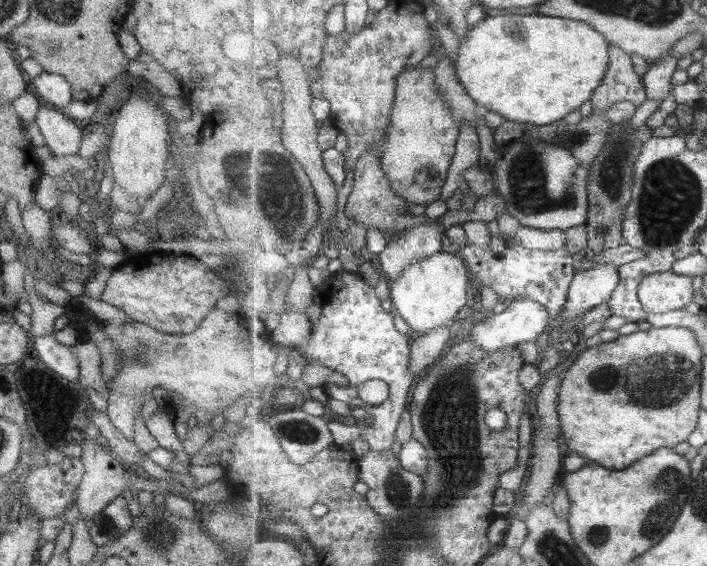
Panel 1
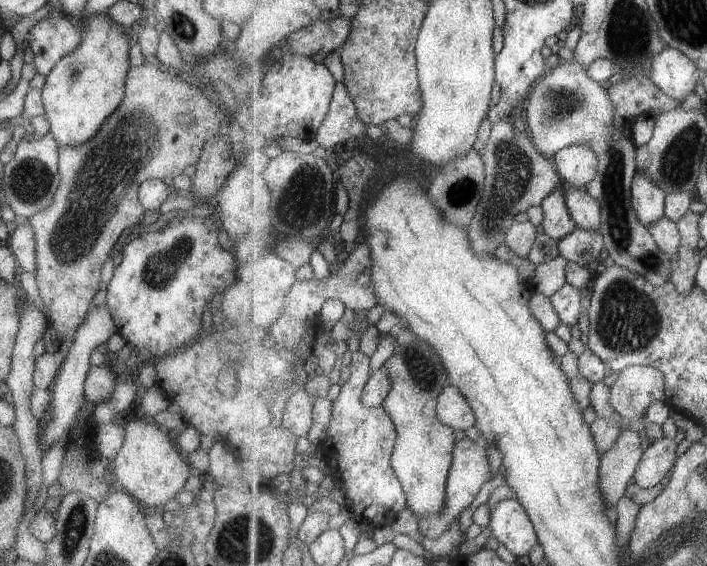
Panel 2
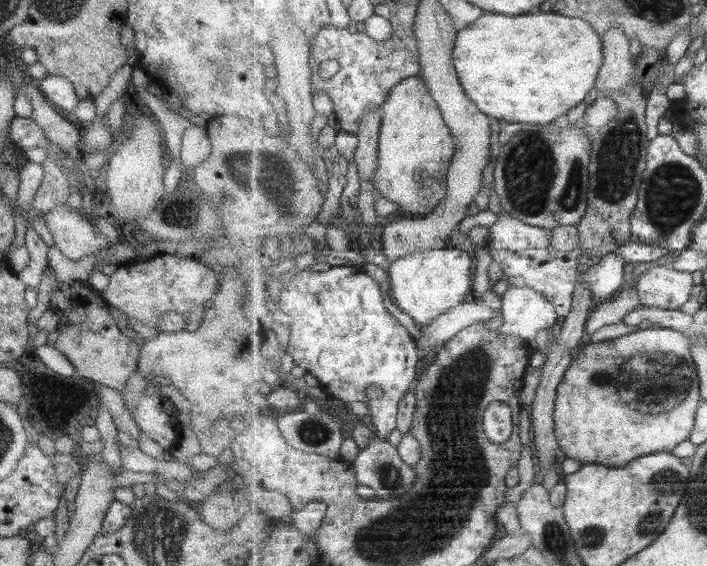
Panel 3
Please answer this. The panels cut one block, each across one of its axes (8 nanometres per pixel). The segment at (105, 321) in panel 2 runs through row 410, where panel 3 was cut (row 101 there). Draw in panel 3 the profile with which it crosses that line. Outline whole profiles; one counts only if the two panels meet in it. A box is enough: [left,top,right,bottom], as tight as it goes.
[37,75,78,112]

